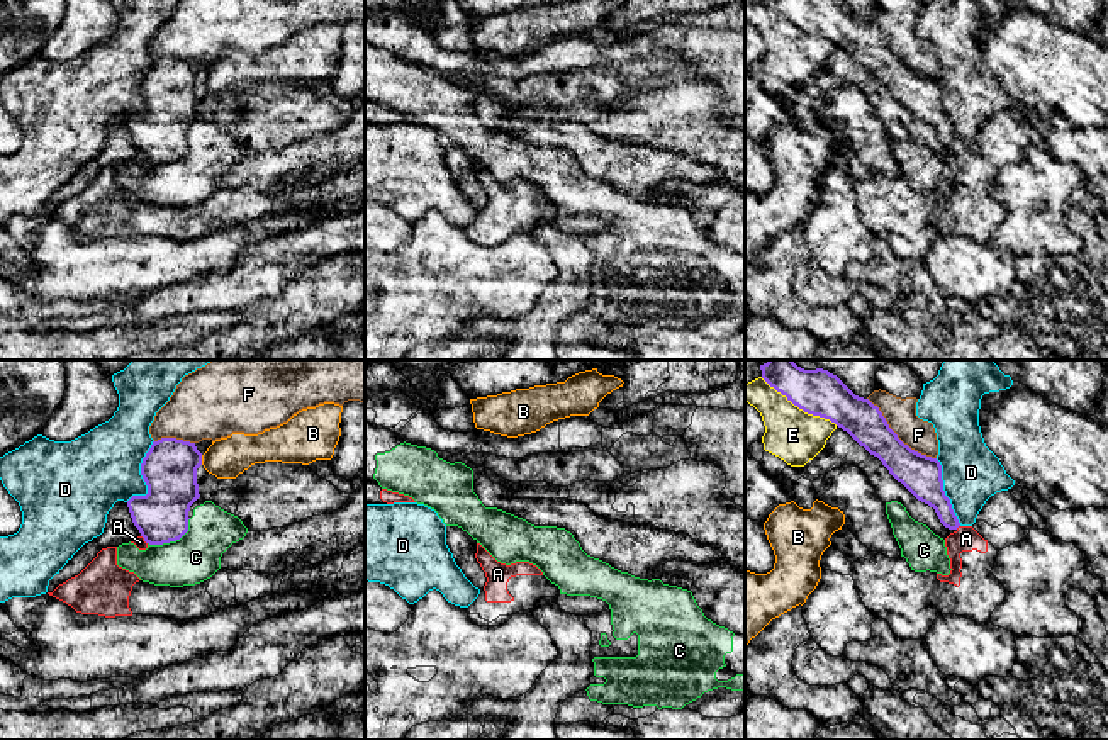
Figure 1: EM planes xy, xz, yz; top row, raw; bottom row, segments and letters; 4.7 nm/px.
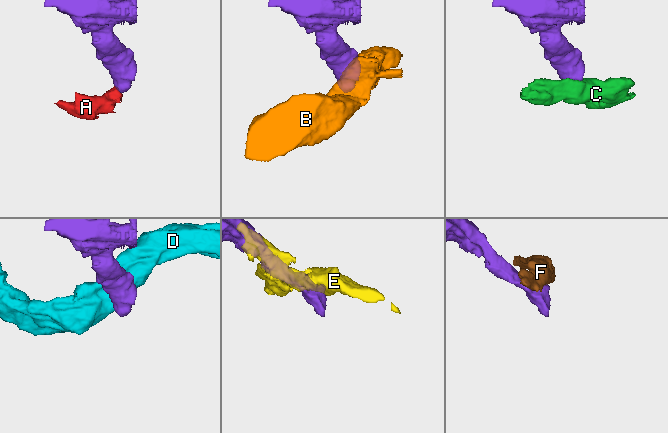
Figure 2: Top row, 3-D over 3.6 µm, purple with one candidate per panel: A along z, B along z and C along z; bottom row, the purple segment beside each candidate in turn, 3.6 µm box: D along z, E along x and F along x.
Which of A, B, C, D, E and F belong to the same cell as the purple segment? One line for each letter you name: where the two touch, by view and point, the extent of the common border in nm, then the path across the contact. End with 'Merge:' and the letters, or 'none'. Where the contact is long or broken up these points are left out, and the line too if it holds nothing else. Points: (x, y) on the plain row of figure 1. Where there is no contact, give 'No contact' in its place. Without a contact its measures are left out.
Merge: none

